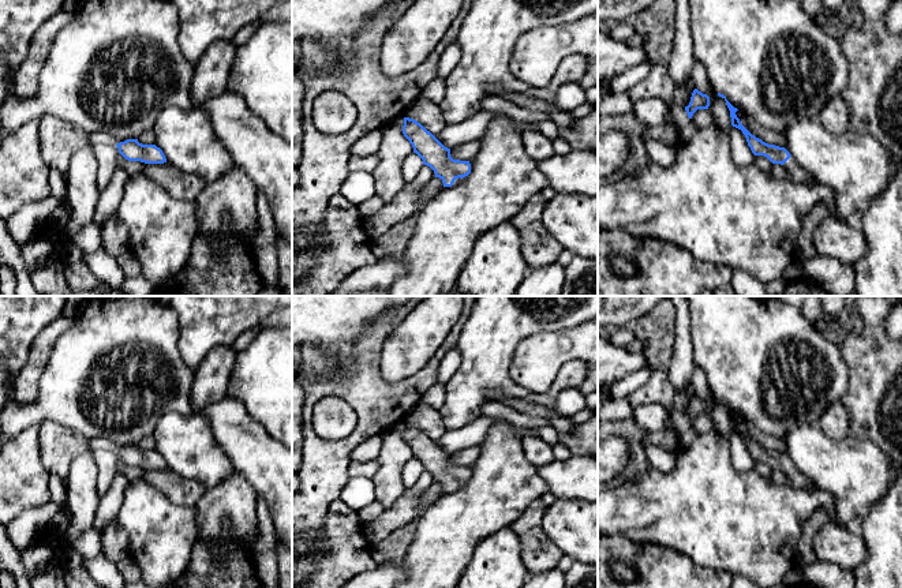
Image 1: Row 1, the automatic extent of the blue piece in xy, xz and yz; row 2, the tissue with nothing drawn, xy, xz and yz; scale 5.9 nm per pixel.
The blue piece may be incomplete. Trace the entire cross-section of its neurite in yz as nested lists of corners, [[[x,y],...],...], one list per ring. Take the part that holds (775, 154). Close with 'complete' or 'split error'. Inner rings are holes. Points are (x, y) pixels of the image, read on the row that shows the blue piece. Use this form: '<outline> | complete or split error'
[[[718,93],[719,97],[722,97],[726,101],[726,105],[730,111],[731,117],[731,126],[741,130],[742,134],[746,138],[748,146],[751,147],[752,153],[755,156],[764,156],[767,157],[772,164],[781,164],[786,173],[787,179],[800,183],[800,184],[809,184],[812,179],[804,172],[802,168],[798,166],[798,164],[791,158],[790,153],[785,147],[779,147],[775,145],[768,145],[763,142],[761,139],[752,135],[740,121],[736,112],[738,111],[734,108],[723,94]]] | split error

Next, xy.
[[[127,139],[116,145],[119,153],[128,161],[141,161],[145,164],[164,164],[166,158],[156,145],[142,145],[138,139]]] | complete

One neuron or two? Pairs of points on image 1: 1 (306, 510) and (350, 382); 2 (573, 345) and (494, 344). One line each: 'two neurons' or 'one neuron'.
1: one neuron
2: two neurons

